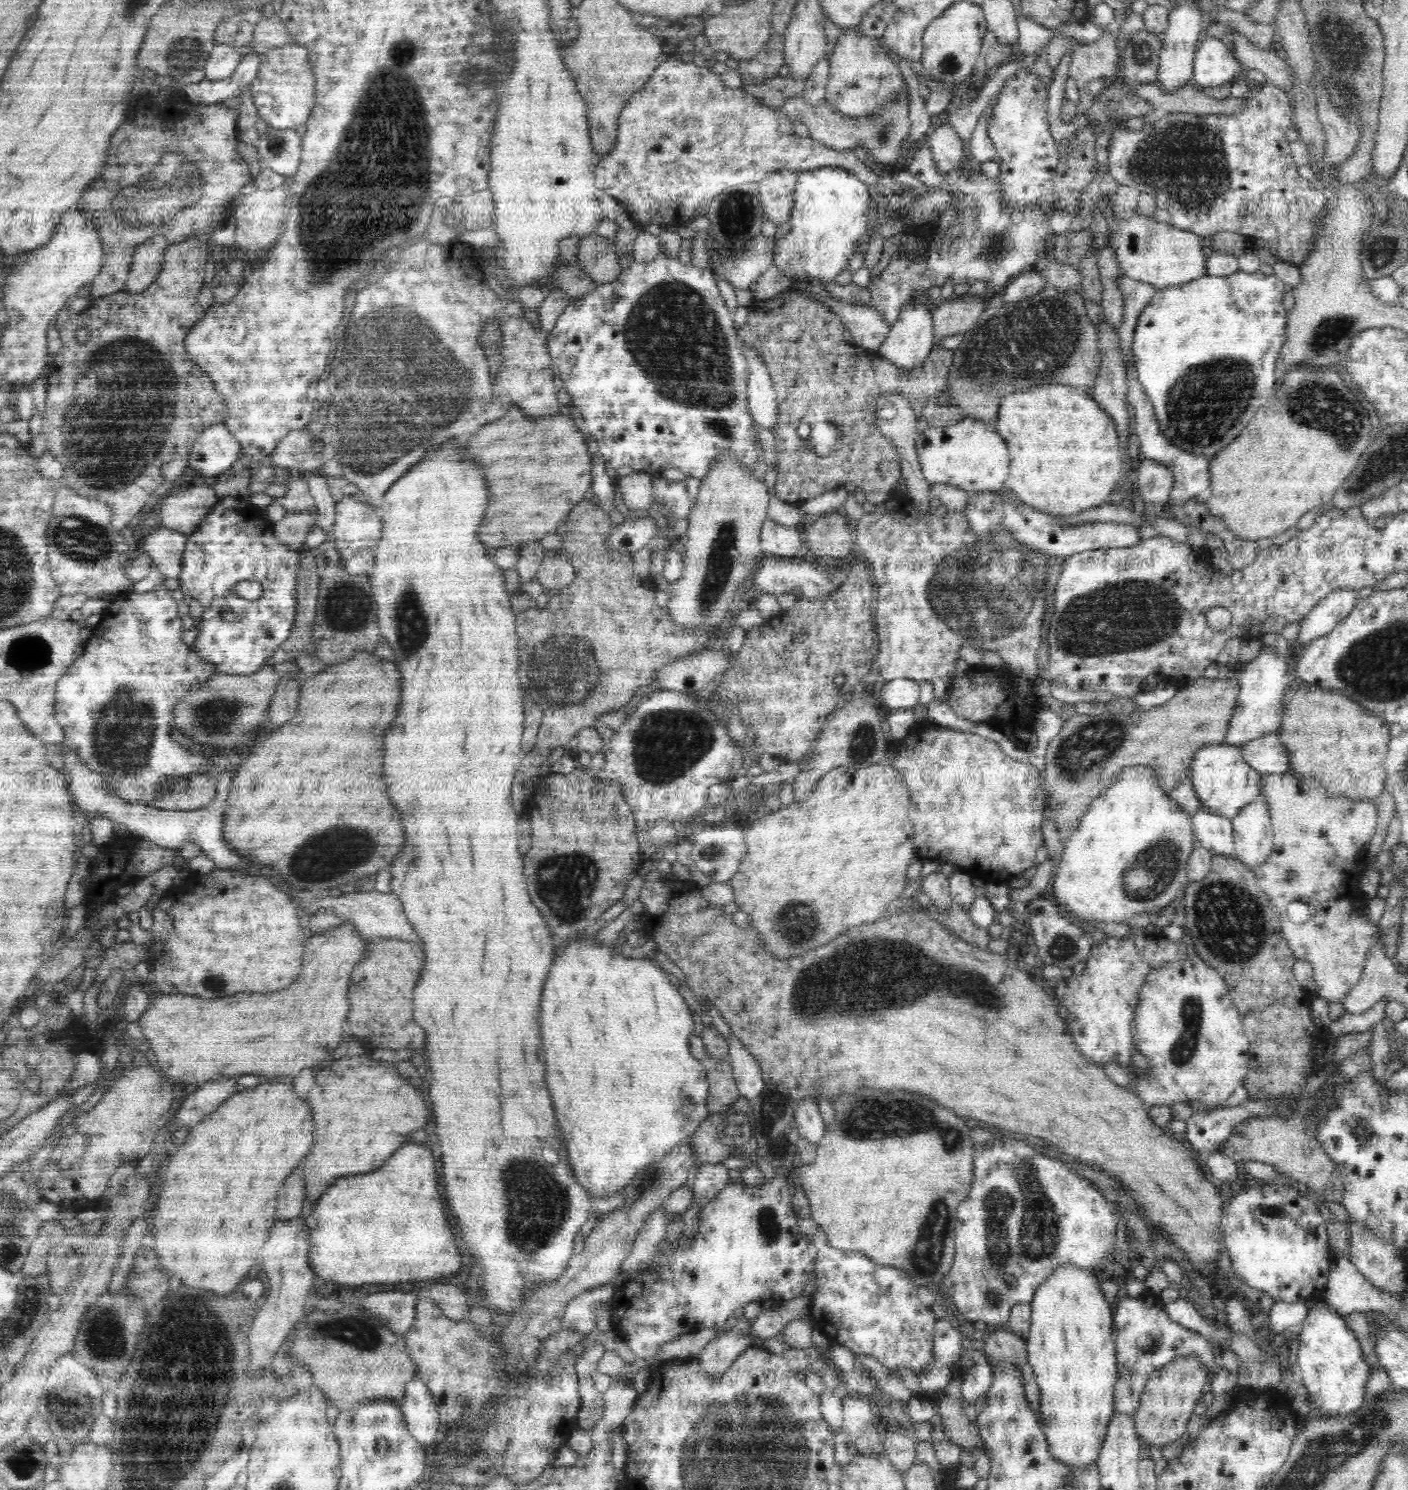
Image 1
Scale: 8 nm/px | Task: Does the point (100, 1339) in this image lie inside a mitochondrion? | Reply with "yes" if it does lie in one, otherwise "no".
yes

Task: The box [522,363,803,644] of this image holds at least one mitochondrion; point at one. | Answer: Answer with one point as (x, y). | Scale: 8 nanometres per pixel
(724, 540)

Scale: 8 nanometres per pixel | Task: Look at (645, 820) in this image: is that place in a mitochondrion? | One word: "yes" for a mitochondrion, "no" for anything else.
no

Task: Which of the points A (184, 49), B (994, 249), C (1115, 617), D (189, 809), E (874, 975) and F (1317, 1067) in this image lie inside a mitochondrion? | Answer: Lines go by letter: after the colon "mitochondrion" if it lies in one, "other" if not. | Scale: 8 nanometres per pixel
A: mitochondrion
B: mitochondrion
C: mitochondrion
D: other
E: mitochondrion
F: other

